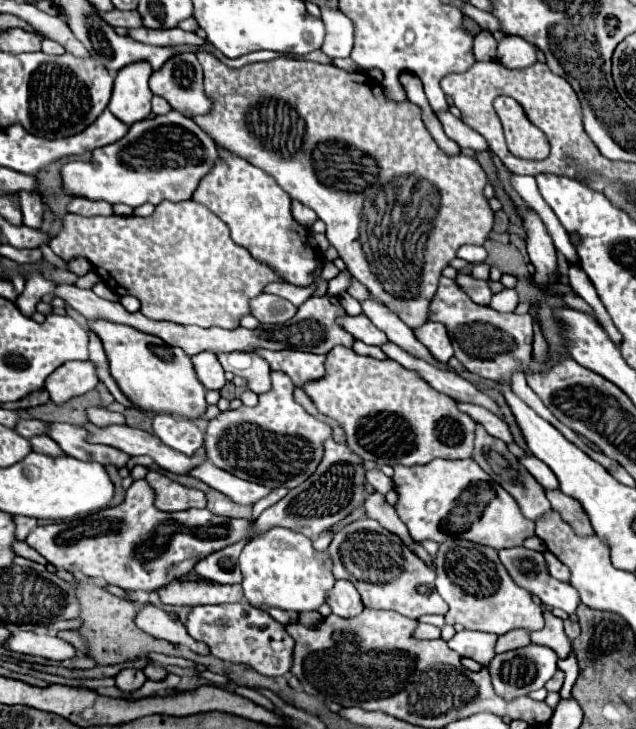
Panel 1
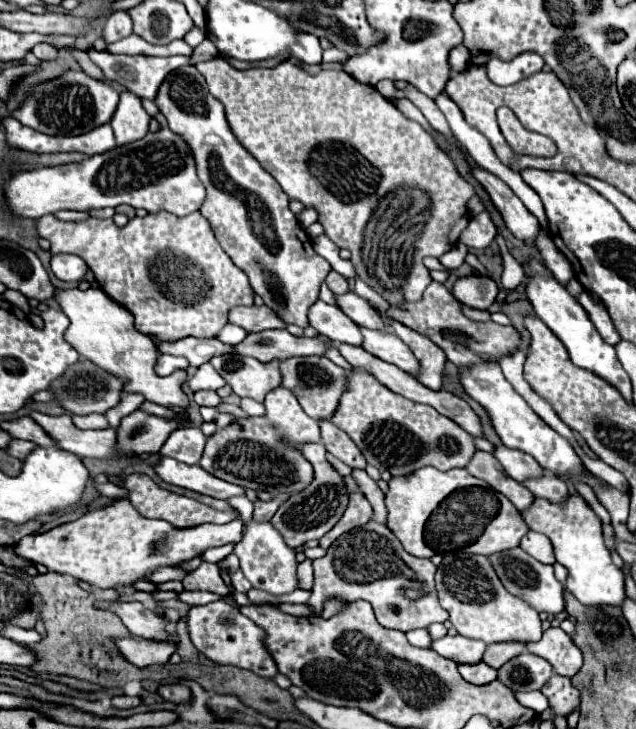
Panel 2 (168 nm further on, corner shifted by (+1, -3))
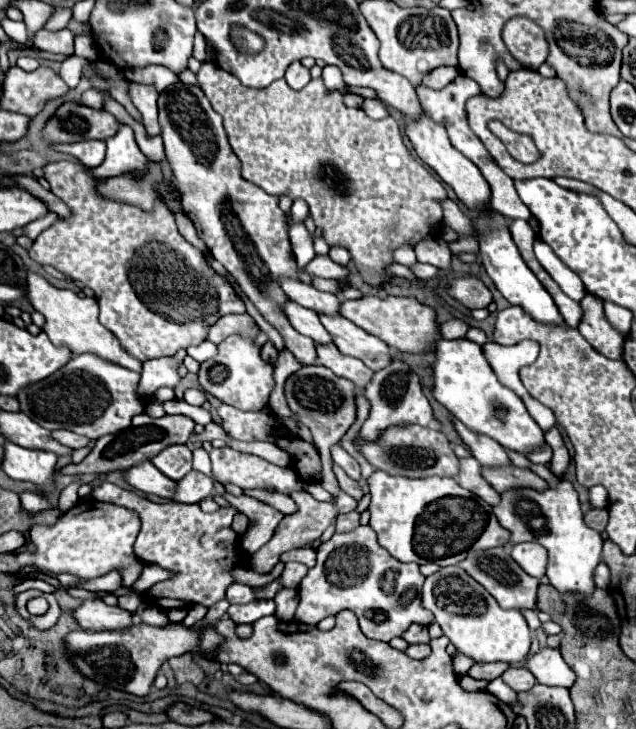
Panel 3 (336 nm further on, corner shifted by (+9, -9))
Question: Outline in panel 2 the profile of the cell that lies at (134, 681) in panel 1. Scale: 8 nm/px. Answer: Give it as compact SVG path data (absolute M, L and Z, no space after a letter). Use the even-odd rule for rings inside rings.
M127 695L113 697L113 707L117 707L117 709L131 709L131 707L137 707L139 703L141 703L139 697L127 697Z

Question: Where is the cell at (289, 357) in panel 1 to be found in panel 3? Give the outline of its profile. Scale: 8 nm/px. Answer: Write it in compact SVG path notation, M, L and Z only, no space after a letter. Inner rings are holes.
M303 365L297 373L289 375L285 381L285 399L291 413L309 427L315 447L321 455L321 485L327 491L339 493L339 485L333 473L329 447L339 443L345 431L355 421L355 385L343 377L337 377L331 369L323 365Z

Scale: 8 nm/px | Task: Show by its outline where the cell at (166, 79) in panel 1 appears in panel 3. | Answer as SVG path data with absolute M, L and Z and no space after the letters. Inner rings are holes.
M179 81L159 93L159 125L167 161L183 193L183 211L195 223L199 239L239 281L243 293L257 307L257 311L281 333L285 347L303 365L315 363L317 353L313 339L299 335L299 331L295 331L285 317L283 305L289 301L289 297L281 289L279 279L299 279L299 271L305 271L311 277L345 279L349 271L331 261L327 255L315 257L303 269L299 269L289 243L287 215L279 209L279 199L243 179L241 163L229 147L221 115L213 111L201 87Z

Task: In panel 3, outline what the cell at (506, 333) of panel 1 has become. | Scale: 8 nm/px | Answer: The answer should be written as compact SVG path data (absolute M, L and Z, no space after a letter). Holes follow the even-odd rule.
M361 297L353 301L343 301L341 303L341 315L345 319L353 321L357 327L365 329L367 333L383 339L389 347L403 351L403 353L415 353L423 355L429 351L435 351L437 341L443 339L439 323L437 323L437 313L433 307L419 303L415 297Z

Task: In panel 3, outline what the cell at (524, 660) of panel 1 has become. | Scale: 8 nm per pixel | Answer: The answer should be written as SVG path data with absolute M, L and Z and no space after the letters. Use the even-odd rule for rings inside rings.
M509 667L509 669L501 675L501 679L503 679L513 691L517 691L517 693L529 691L529 689L537 683L535 675L529 673L527 667Z

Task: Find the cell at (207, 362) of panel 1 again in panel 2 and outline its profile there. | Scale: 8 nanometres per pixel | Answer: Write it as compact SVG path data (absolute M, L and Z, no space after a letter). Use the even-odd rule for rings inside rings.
M199 391L199 393L195 393L195 403L201 407L203 405L205 407L217 407L221 403L221 399L215 391Z

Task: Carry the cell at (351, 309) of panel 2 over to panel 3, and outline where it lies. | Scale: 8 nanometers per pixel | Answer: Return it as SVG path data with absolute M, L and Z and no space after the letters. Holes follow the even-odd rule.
M281 279L281 287L289 295L291 301L295 301L307 309L313 309L323 315L339 315L341 301L337 295L317 291L315 287L307 285L299 279Z

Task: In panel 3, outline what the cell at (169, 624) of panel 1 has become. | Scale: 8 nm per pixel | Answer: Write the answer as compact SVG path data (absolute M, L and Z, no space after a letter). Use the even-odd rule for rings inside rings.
M101 599L85 601L73 615L83 629L93 631L123 631L133 625L133 613L121 607L109 607Z

